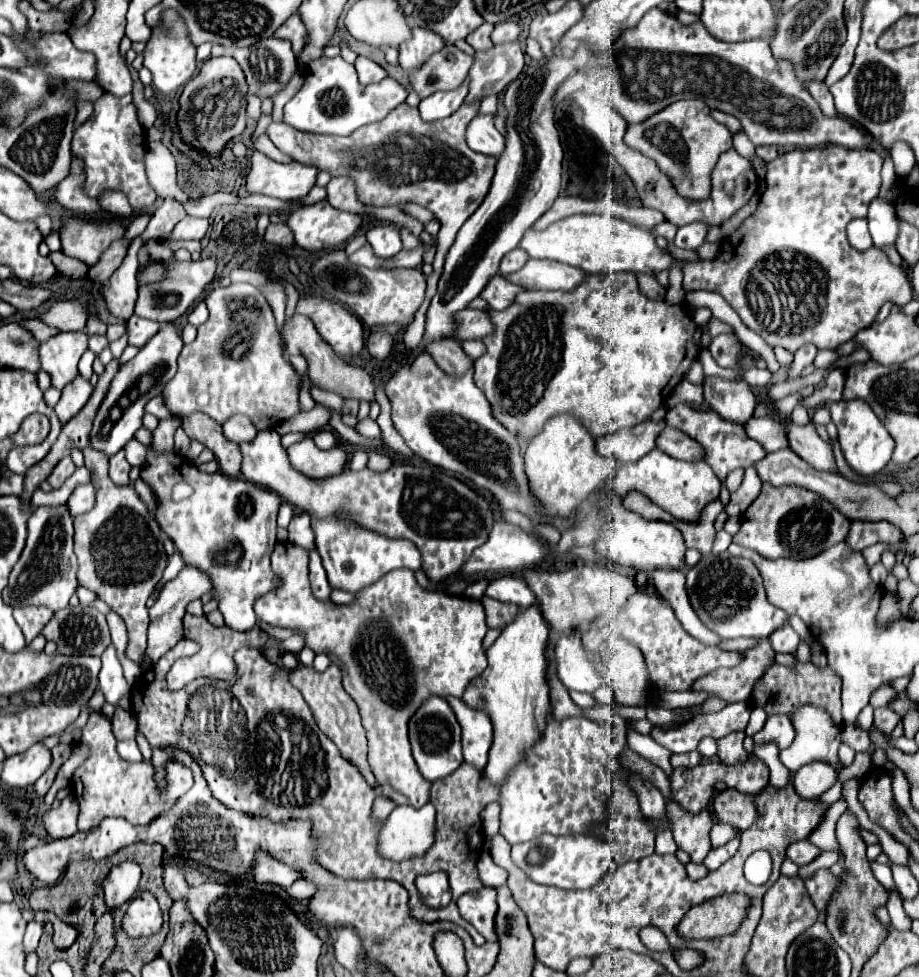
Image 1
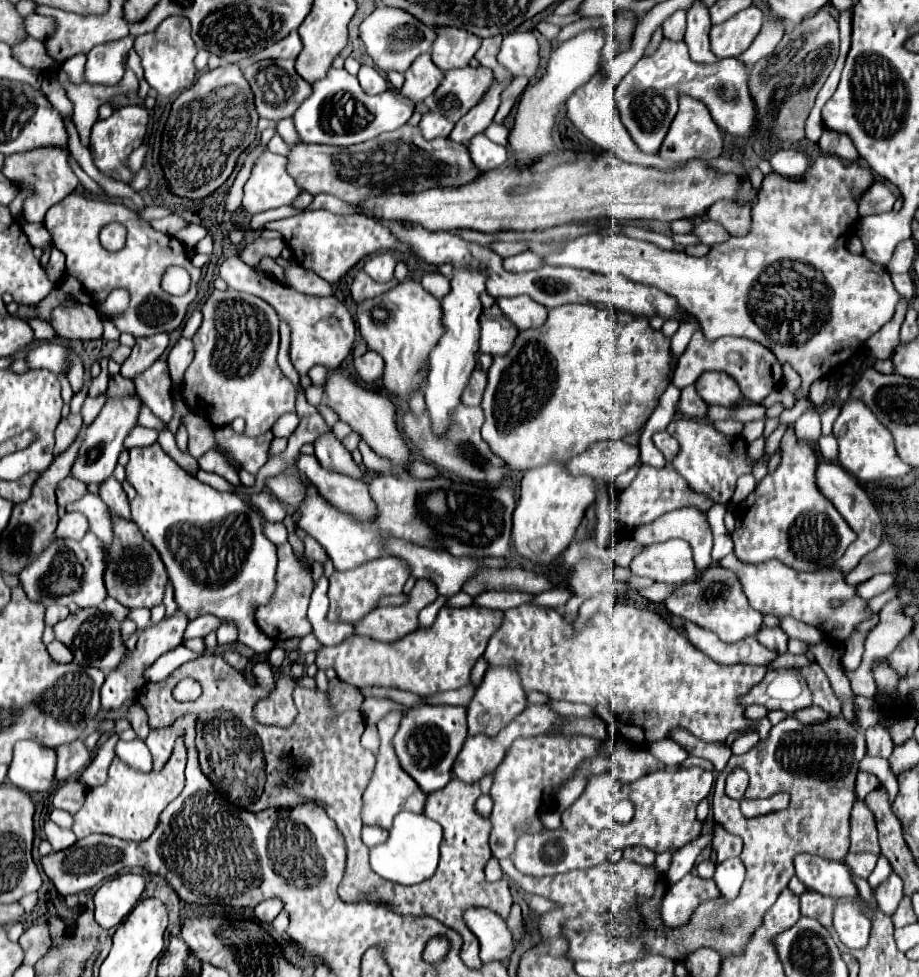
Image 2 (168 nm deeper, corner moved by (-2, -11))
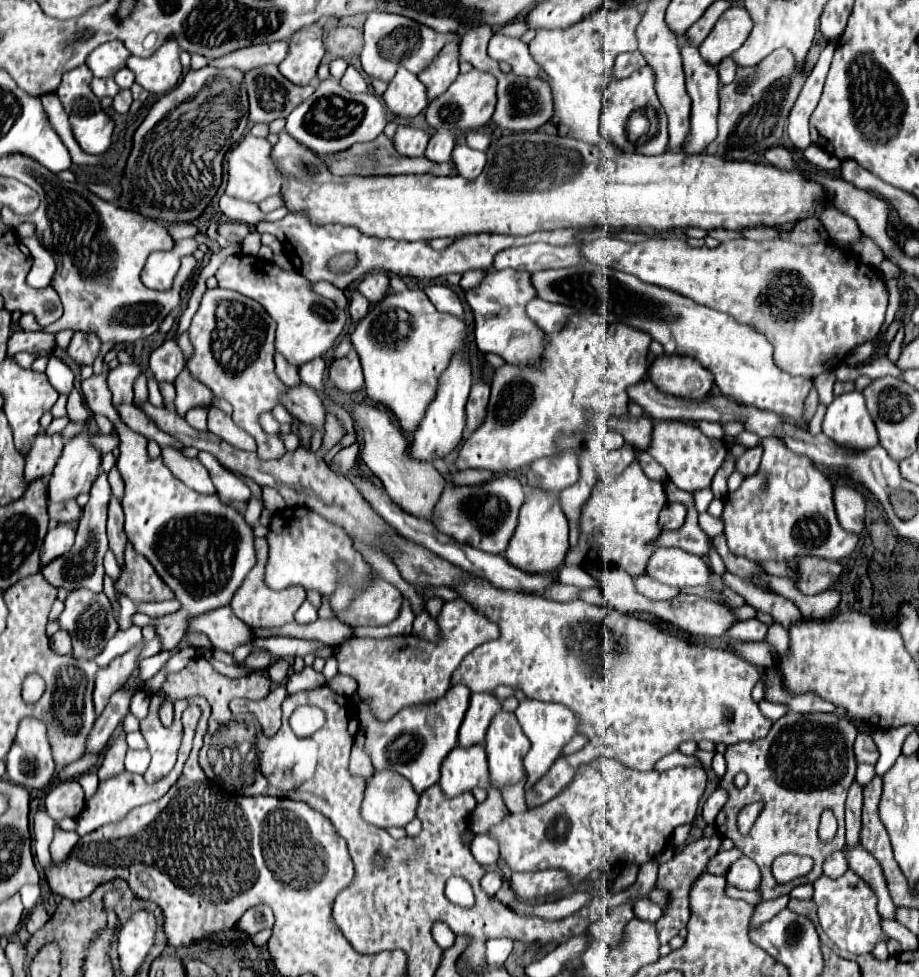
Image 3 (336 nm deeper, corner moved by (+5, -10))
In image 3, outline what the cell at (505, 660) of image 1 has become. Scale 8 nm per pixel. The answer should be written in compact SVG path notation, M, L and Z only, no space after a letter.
M491 692L471 694L469 710L459 728L459 744L461 746L481 744L485 740L487 726L499 708L501 708L501 702Z

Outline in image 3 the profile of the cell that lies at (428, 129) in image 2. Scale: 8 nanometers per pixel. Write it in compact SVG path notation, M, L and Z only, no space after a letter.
M399 126L395 136L393 136L393 146L401 156L407 158L415 158L415 156L423 156L425 148L427 148L429 136L419 130L419 128L411 128L411 126Z

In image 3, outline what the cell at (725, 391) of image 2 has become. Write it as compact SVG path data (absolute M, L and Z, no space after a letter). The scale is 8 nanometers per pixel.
M657 356L649 368L649 380L671 396L679 398L703 398L711 386L713 378L707 368L687 356Z

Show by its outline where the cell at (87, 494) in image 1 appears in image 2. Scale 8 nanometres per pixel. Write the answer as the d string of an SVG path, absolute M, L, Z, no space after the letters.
M80 511L64 513L56 527L58 537L70 537L70 539L82 539L86 531L88 531L88 523Z

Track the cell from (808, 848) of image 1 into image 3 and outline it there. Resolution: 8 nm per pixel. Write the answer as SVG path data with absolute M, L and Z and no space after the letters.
M847 870L841 878L835 880L819 876L813 886L813 900L819 908L819 924L839 950L847 950L851 954L867 954L875 948L877 942L889 940L889 936L881 928L881 914L877 912L877 894L853 870Z

